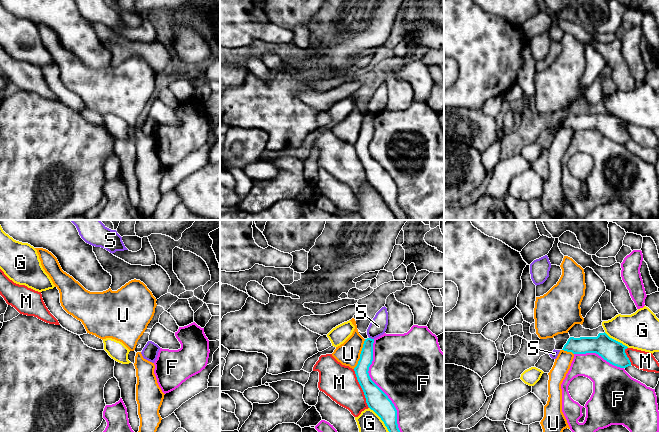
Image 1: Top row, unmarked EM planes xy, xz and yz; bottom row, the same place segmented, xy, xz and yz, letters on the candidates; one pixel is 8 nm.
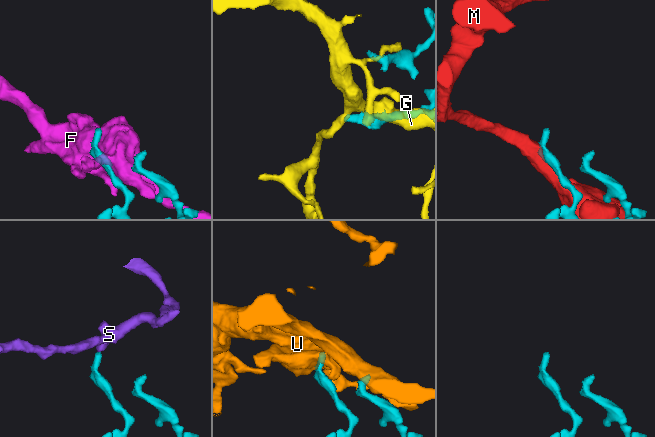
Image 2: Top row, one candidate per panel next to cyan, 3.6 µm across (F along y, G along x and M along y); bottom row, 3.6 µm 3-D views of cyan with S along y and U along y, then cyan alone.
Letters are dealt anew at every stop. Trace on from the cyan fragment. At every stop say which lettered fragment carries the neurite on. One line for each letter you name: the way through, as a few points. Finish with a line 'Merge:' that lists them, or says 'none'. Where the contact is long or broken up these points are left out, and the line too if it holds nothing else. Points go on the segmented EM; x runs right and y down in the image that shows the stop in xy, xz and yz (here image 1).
Merge: none

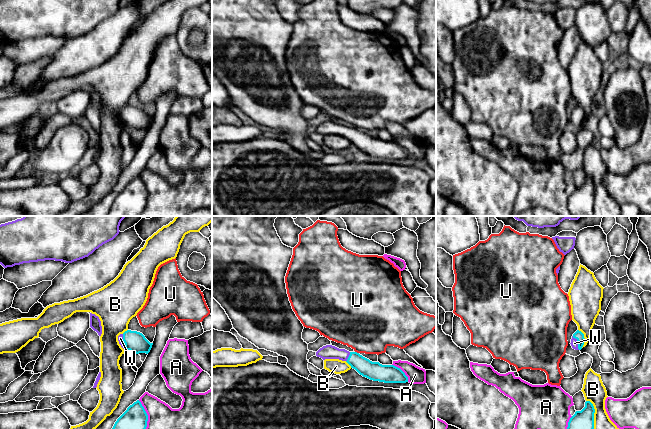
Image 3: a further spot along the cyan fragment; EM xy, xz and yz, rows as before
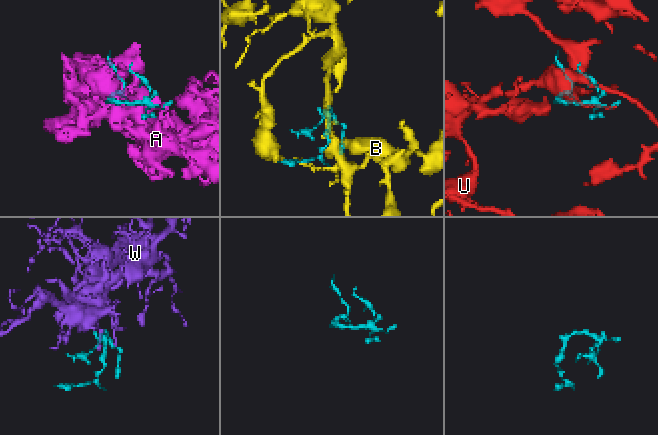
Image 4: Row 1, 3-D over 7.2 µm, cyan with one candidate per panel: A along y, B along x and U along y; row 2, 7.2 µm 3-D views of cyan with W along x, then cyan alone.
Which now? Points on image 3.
W: runs through xy (136, 342), (124, 342), (120, 338)
Merge: W

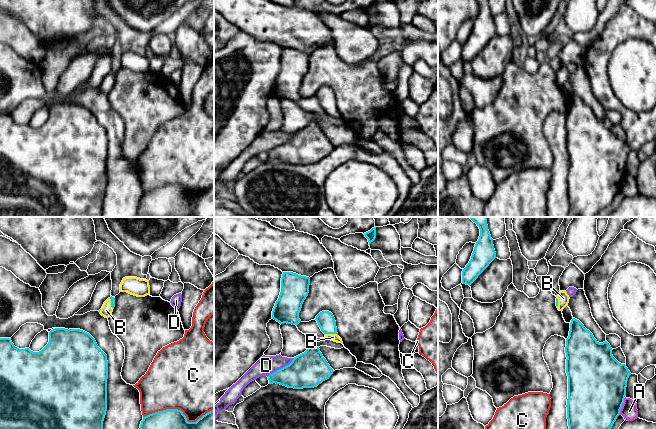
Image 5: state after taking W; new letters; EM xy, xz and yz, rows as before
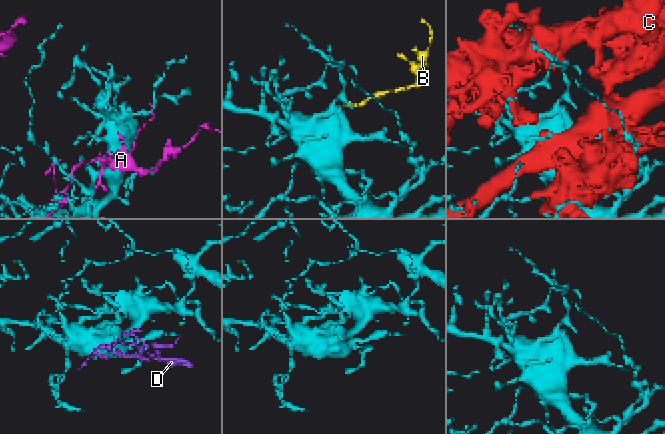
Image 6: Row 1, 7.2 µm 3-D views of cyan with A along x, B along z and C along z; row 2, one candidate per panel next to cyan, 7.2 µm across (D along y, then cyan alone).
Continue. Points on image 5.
B: runs through xz (325, 319), (331, 333), (333, 337)
Merge: B

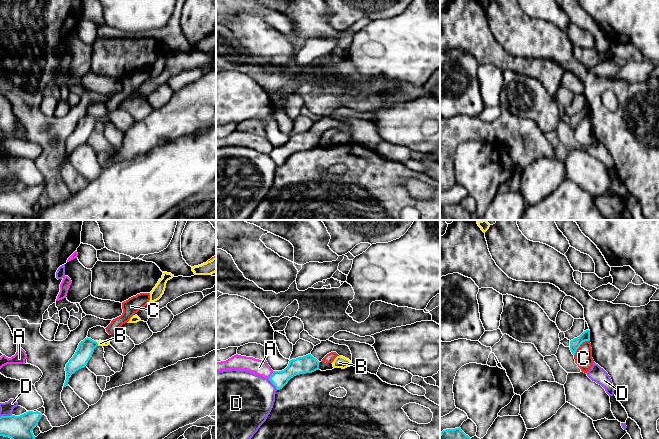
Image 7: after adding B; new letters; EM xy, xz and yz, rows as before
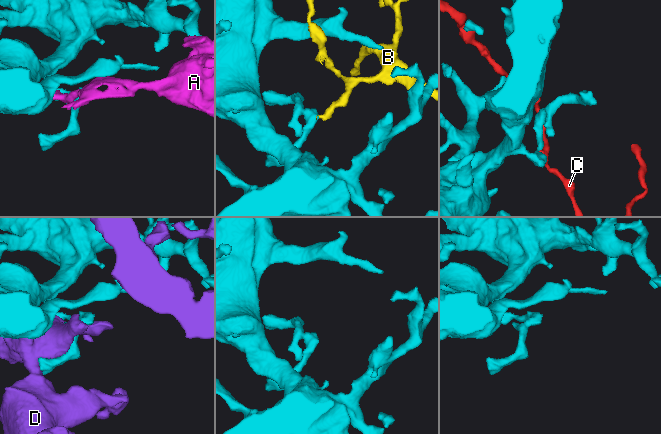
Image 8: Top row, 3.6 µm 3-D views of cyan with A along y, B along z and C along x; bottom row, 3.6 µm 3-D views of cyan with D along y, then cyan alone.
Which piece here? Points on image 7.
Merge: none

